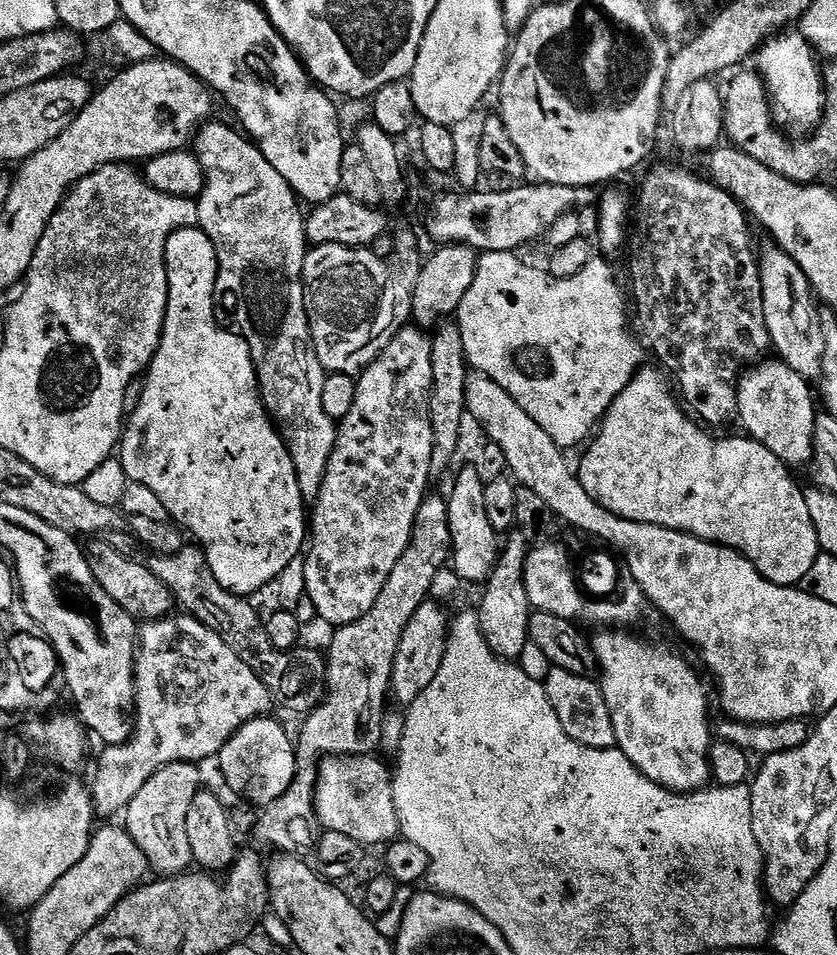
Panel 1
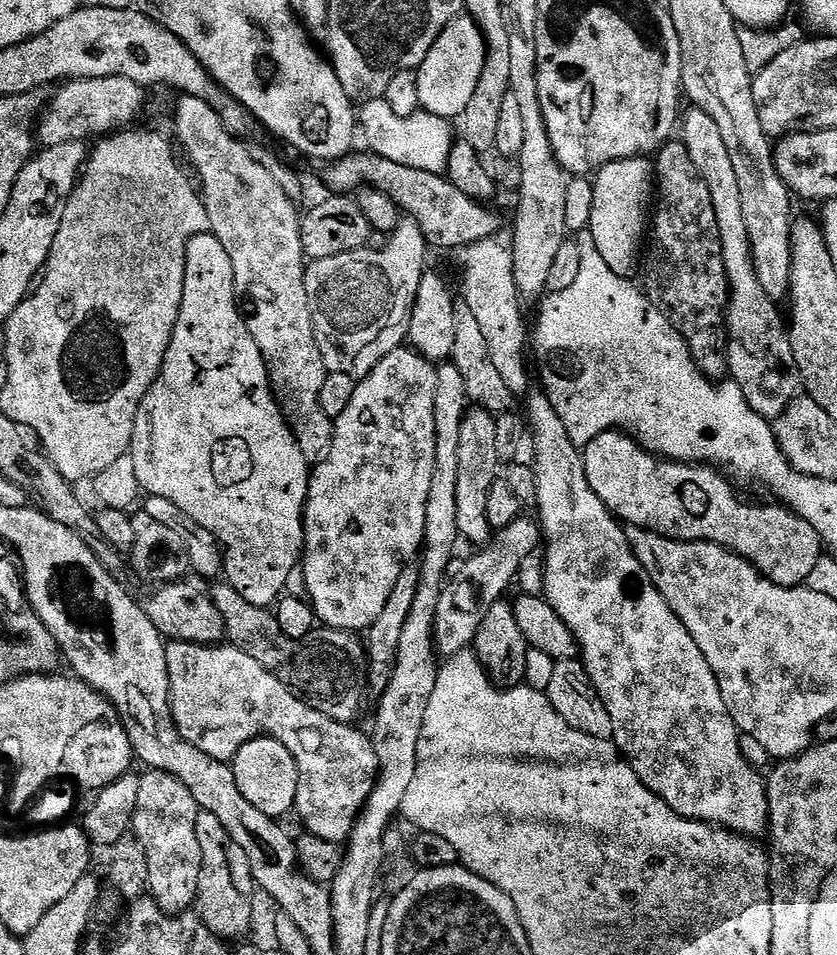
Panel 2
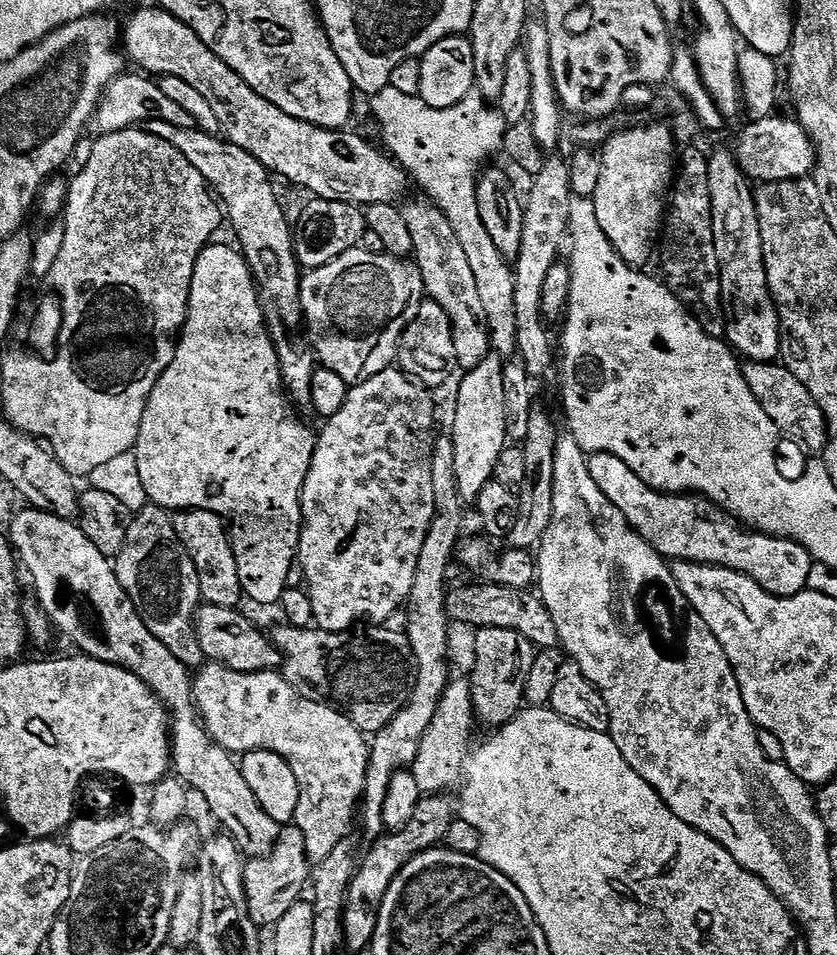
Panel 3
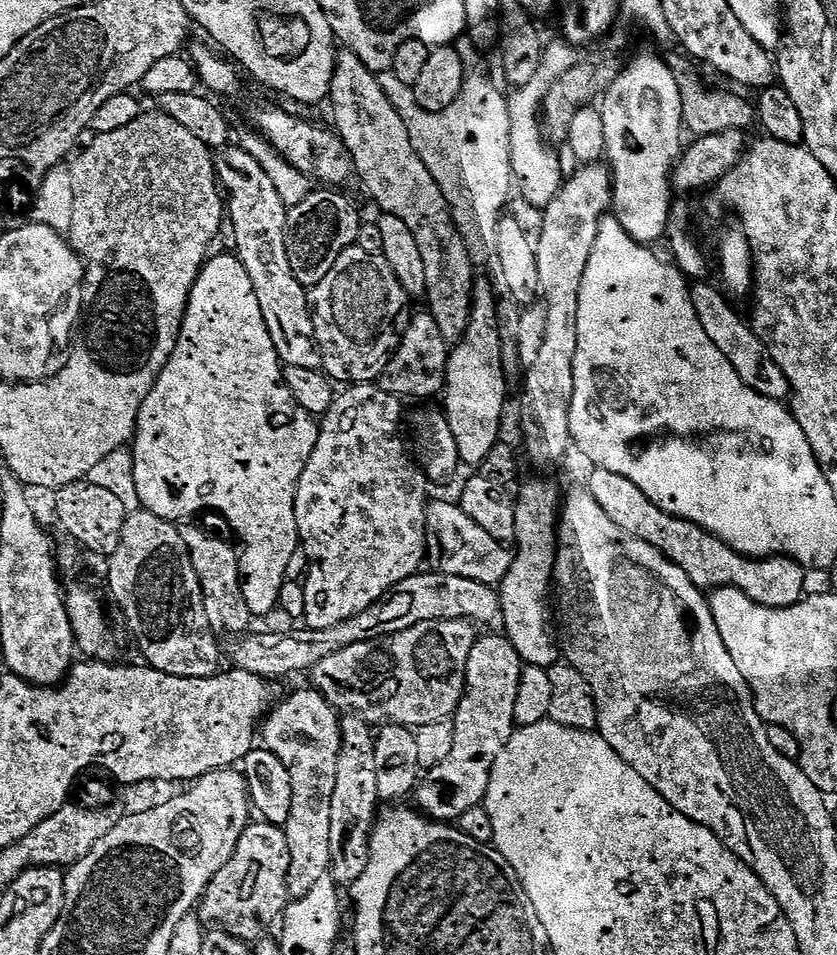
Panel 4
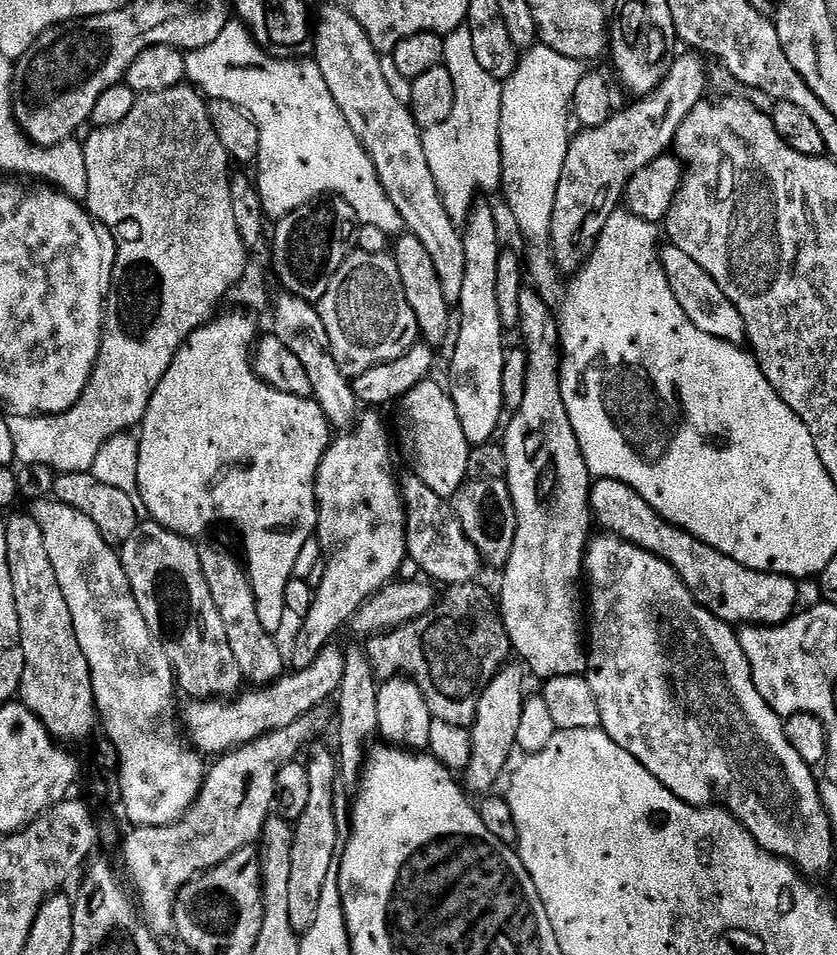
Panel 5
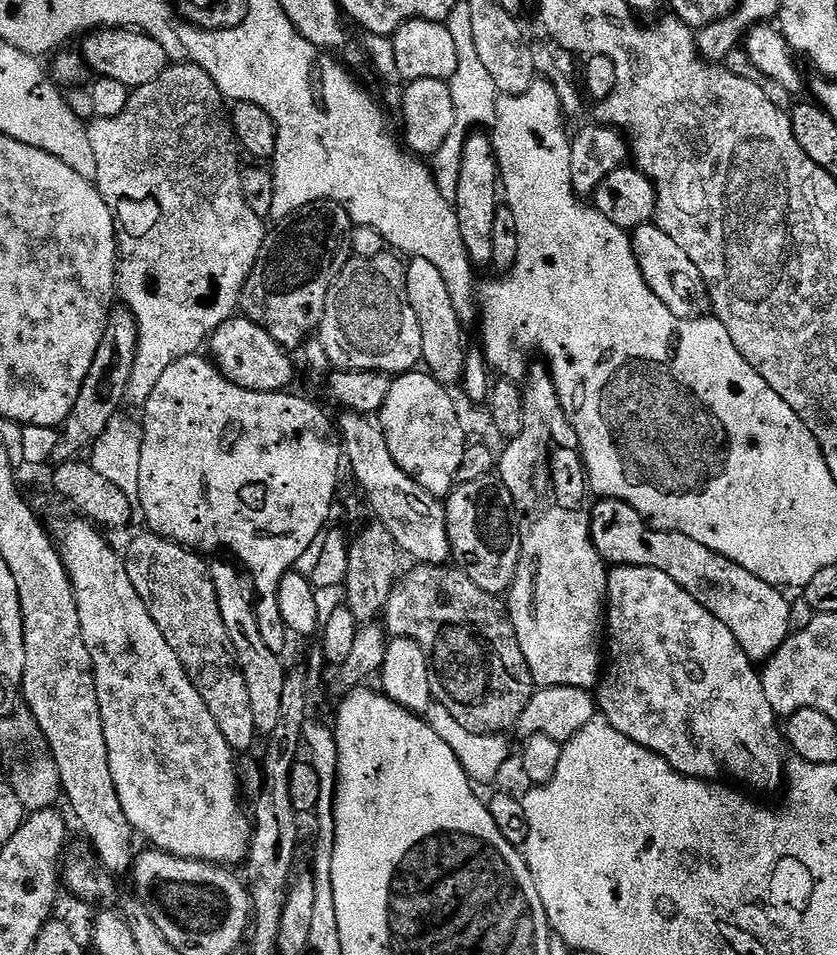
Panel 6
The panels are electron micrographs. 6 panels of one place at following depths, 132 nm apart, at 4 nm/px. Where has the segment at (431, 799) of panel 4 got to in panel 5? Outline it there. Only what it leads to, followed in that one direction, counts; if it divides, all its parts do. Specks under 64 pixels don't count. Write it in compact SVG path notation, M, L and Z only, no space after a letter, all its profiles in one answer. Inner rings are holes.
M512 662L500 669L500 672L482 690L478 698L476 719L470 725L472 752L469 755L466 775L469 793L488 794L500 780L504 767L508 764L512 752L516 748L518 738L518 721L522 718L522 706L526 699L524 692L524 676L526 672L519 663Z

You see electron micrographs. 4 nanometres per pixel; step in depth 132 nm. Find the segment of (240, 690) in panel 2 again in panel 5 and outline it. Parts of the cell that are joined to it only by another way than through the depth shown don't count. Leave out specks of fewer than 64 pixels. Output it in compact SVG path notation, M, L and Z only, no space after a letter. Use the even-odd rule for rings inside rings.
M313 747L306 759L308 778L310 784L310 798L306 801L306 810L296 821L292 829L292 849L290 850L290 887L286 897L287 909L290 910L290 926L297 934L302 934L314 922L314 914L318 914L318 902L322 898L322 885L326 882L326 874L337 863L338 845L342 840L342 832L336 829L336 800L332 797L332 787L338 784L338 765L331 747Z

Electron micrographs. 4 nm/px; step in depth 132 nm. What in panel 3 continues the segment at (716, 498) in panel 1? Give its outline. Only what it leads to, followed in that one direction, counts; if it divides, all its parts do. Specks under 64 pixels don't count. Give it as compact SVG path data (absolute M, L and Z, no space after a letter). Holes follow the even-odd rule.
M591 453L588 465L590 478L598 482L598 490L602 490L618 510L622 510L628 525L665 560L689 560L695 564L729 568L746 574L758 582L762 590L775 596L796 596L807 589L814 561L805 548L798 546L798 542L749 530L711 500L692 494L654 490L646 486L646 482L642 482L642 478L622 462L622 458L614 458L614 454Z

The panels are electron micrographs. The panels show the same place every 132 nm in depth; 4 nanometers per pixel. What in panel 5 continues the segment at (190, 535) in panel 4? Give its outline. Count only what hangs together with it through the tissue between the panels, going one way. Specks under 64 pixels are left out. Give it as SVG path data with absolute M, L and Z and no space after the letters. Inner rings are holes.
M203 543L198 547L198 562L202 562L202 574L206 574L206 586L210 586L214 606L218 606L222 614L222 626L226 626L226 642L230 642L230 651L238 662L241 677L252 686L271 684L280 679L286 668L286 660L280 657L277 637L262 627L262 618L258 618L258 602L254 598L245 565L241 561L239 564L226 549L216 544Z

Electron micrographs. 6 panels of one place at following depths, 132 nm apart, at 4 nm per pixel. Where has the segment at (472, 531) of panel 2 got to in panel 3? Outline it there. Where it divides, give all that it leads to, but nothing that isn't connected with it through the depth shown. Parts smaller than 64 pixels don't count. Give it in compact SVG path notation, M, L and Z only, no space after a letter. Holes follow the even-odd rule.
M489 354L474 366L474 370L464 372L464 381L456 392L456 413L452 416L452 445L454 446L454 474L458 474L458 490L461 497L475 498L482 494L484 487L492 481L498 456L509 443L506 434L506 390L502 390L503 359L495 354Z

